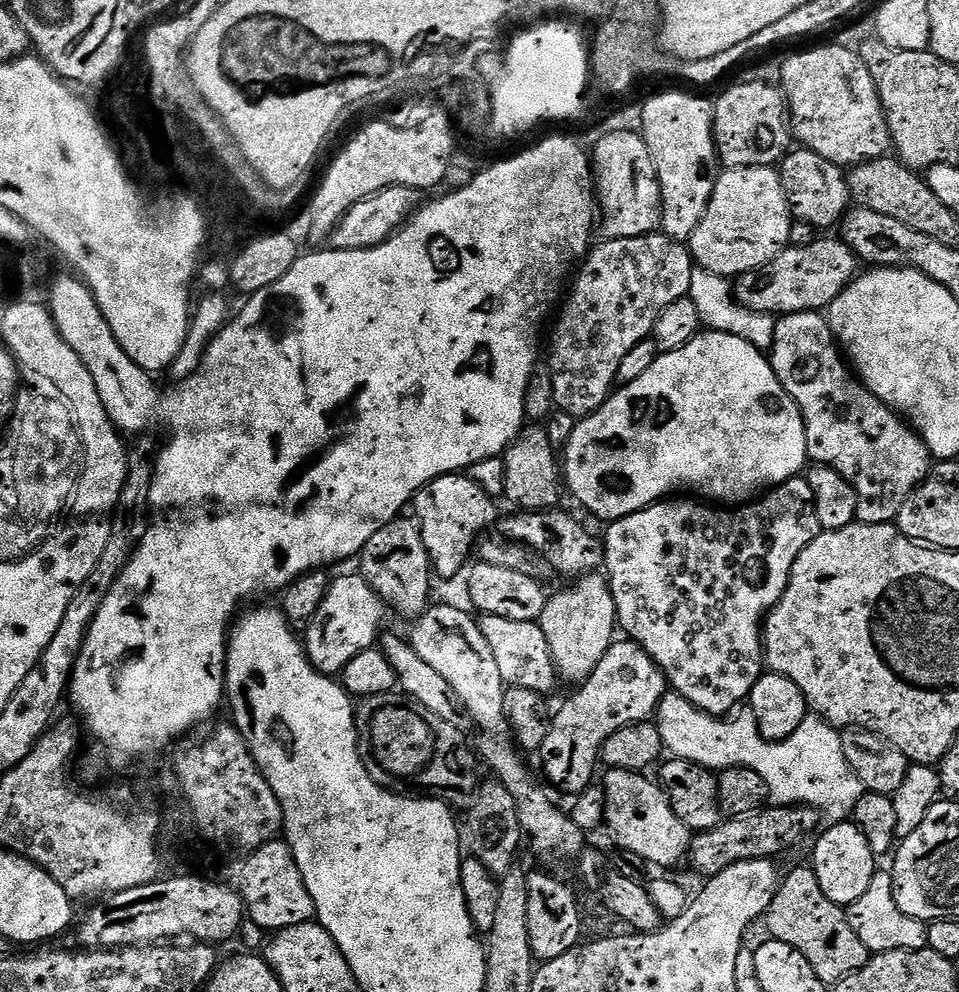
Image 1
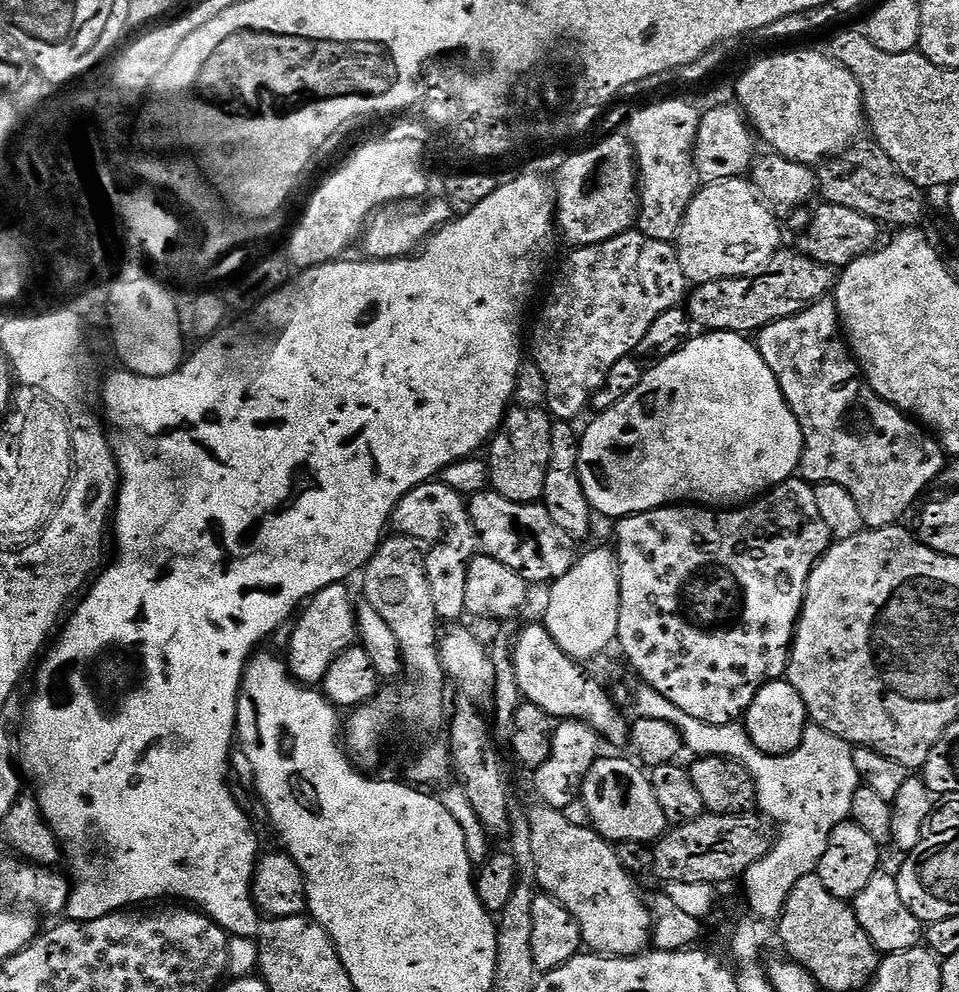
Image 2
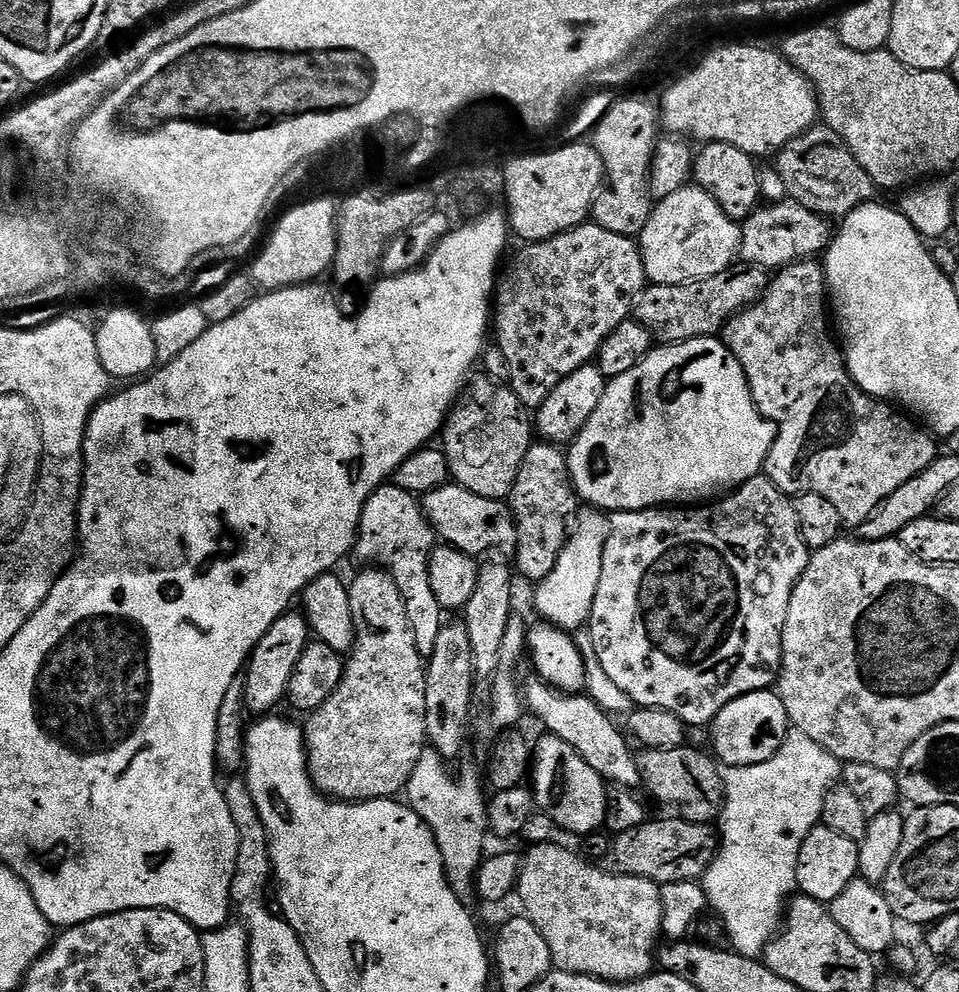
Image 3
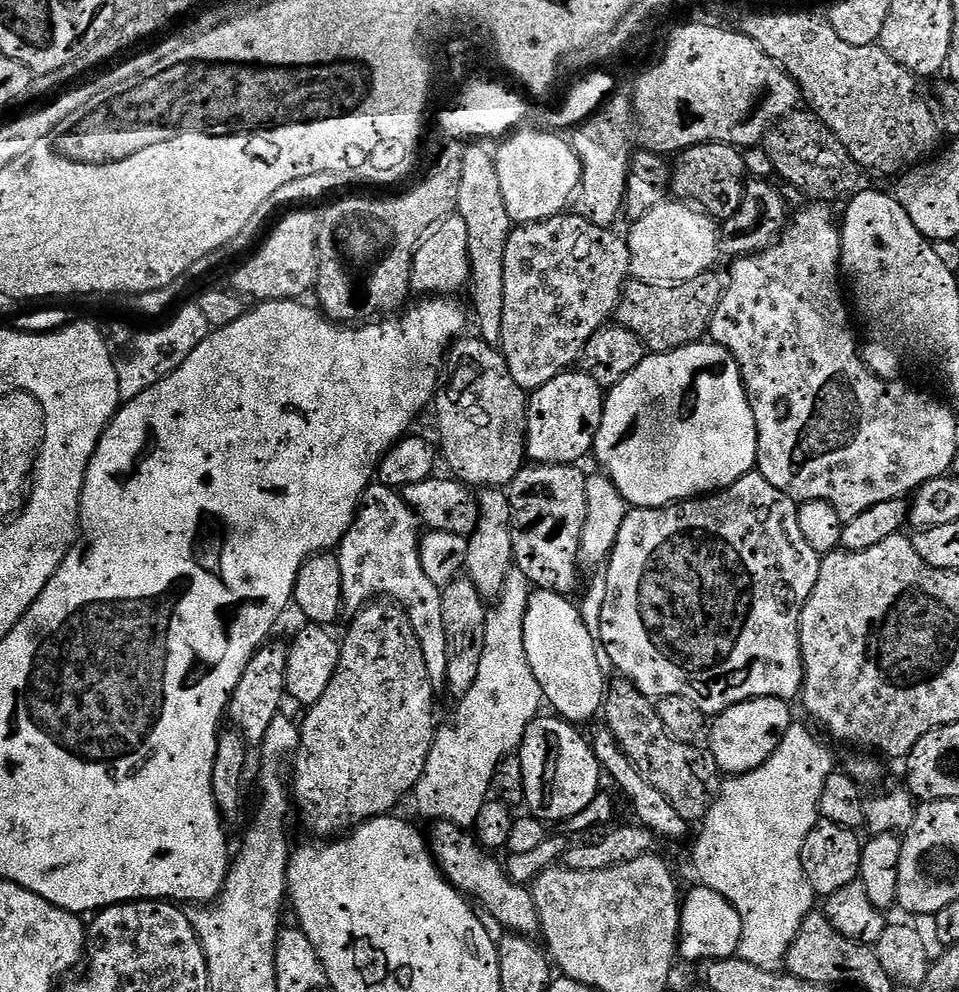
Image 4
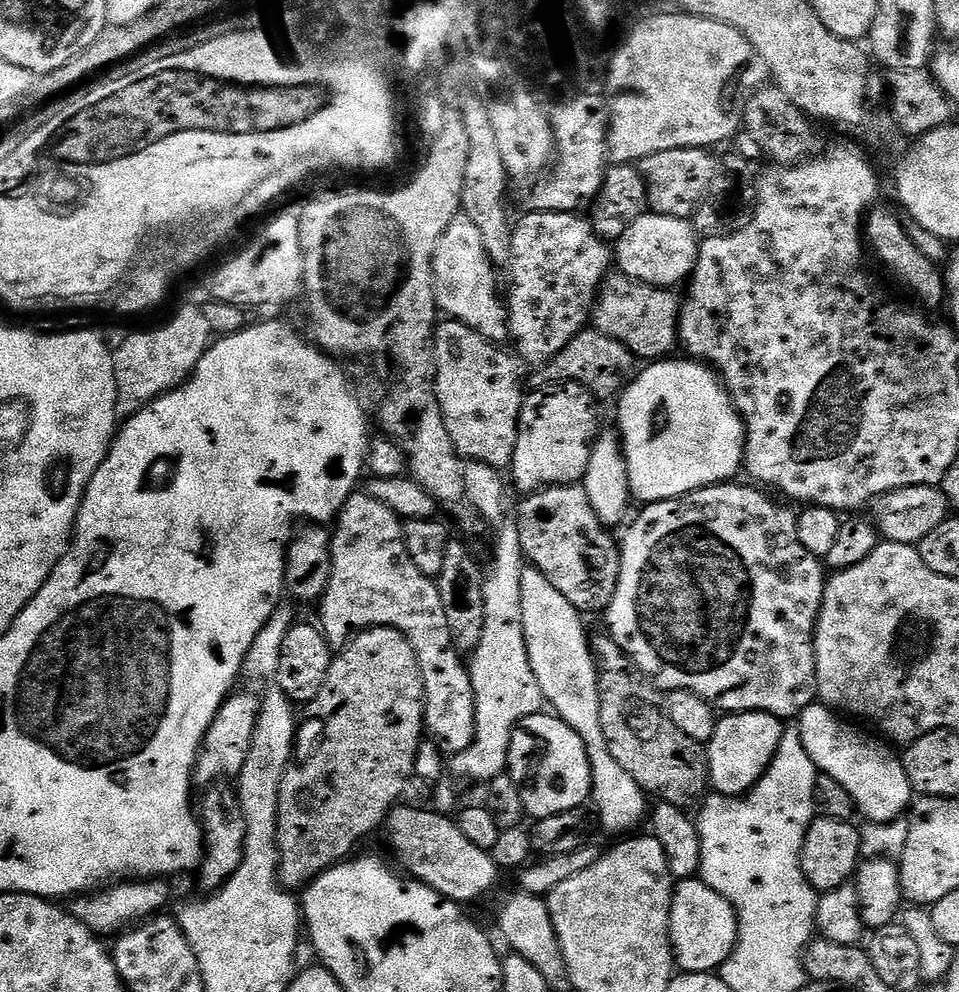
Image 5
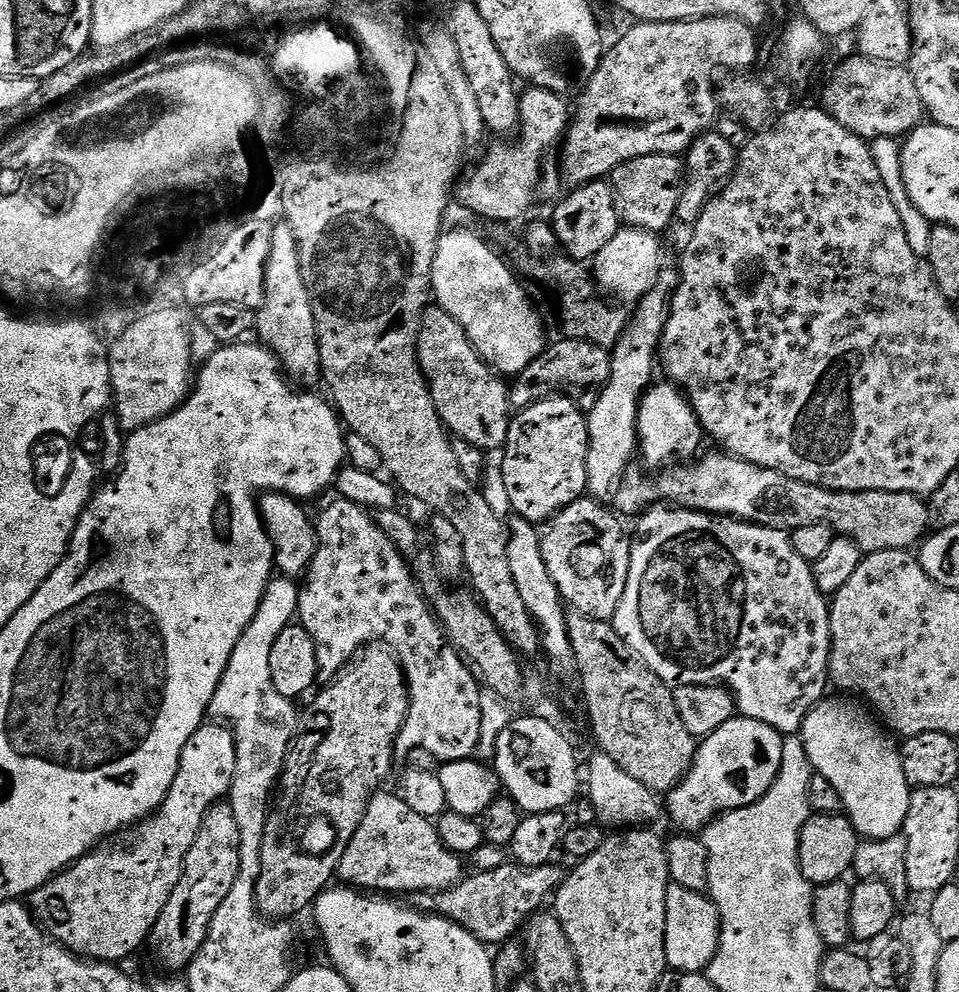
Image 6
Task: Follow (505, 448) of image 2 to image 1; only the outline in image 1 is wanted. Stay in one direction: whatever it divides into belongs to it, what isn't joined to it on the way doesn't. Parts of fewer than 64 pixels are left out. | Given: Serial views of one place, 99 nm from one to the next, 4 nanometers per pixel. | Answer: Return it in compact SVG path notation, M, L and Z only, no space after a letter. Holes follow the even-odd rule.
M525 426L520 429L514 441L502 457L505 466L505 482L503 499L508 499L513 509L525 512L543 512L557 507L560 500L560 488L562 492L562 468L558 463L557 449L553 448L548 429L544 426Z

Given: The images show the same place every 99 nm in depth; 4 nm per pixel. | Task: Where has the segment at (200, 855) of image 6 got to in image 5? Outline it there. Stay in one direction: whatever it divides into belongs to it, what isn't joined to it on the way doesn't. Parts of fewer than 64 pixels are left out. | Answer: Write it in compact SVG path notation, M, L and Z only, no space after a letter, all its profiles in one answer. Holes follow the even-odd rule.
M217 782L207 789L204 801L199 801L198 816L204 830L204 859L200 861L198 877L205 893L215 893L242 866L246 842L246 818L242 814L237 789L228 782Z

